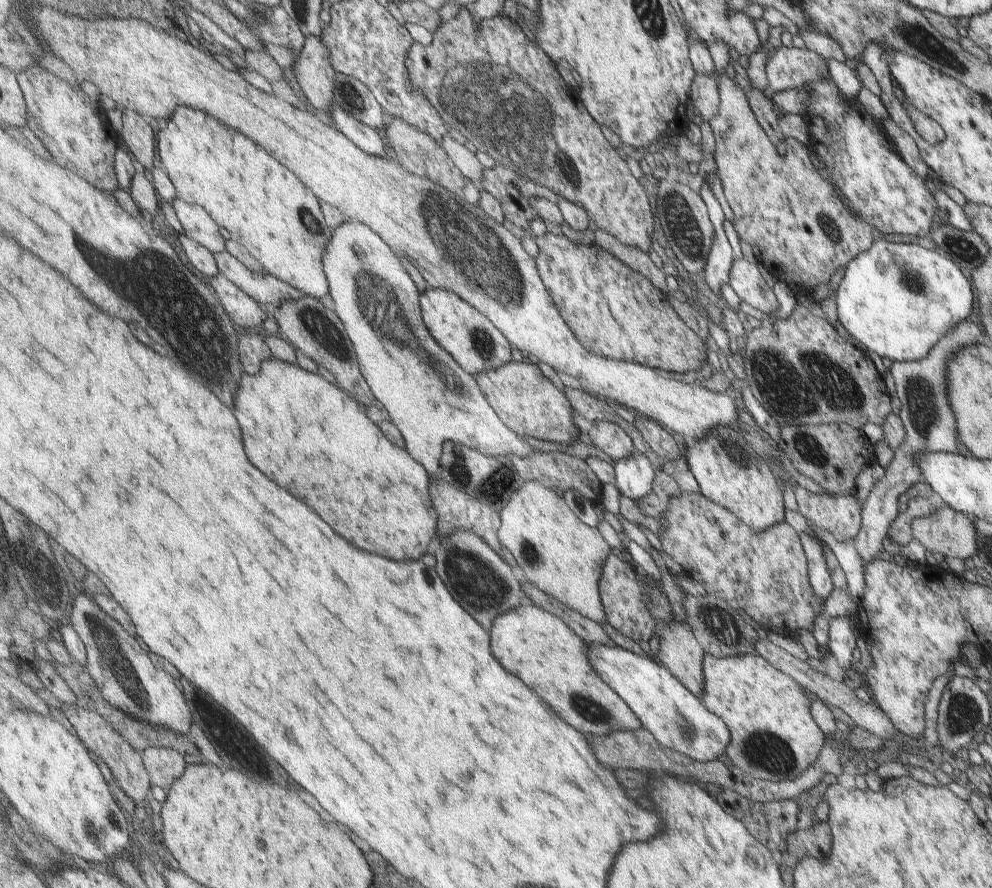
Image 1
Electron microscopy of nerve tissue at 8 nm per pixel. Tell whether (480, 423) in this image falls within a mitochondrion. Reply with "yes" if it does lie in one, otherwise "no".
no

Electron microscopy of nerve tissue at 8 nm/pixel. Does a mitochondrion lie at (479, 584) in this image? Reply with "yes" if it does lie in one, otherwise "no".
yes

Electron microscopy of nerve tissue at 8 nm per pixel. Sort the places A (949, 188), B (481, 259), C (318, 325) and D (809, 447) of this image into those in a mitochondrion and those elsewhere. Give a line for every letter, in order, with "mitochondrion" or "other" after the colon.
A: other
B: mitochondrion
C: mitochondrion
D: mitochondrion

